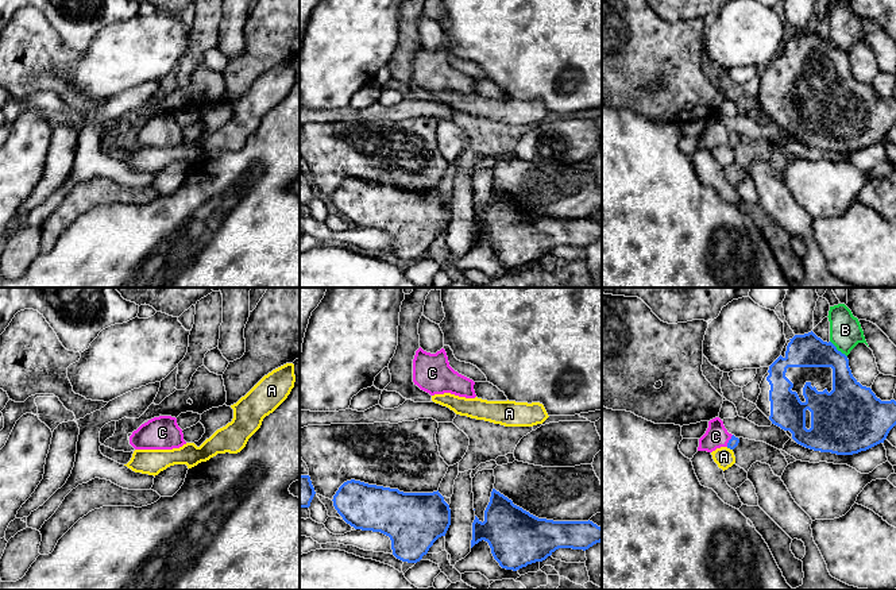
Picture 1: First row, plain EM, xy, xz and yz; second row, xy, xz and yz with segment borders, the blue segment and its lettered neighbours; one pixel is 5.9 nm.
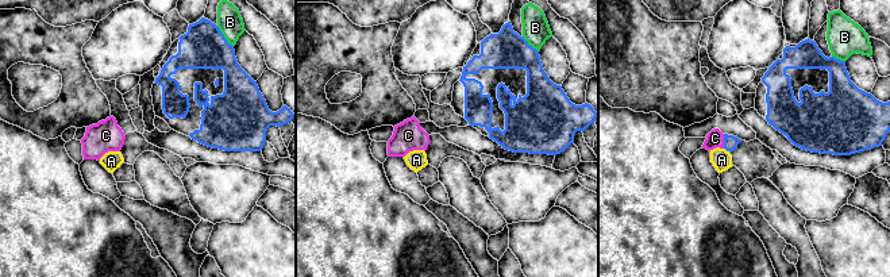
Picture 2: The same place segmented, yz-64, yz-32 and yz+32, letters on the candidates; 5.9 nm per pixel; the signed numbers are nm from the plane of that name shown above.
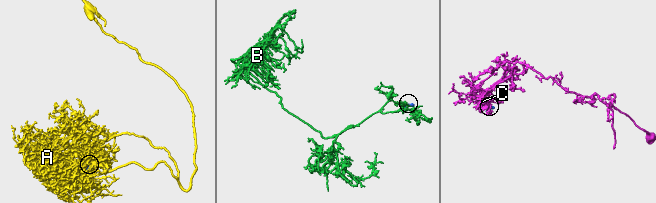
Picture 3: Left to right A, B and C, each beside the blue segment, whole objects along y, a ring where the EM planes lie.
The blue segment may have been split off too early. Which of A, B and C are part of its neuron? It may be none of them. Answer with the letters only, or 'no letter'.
C

